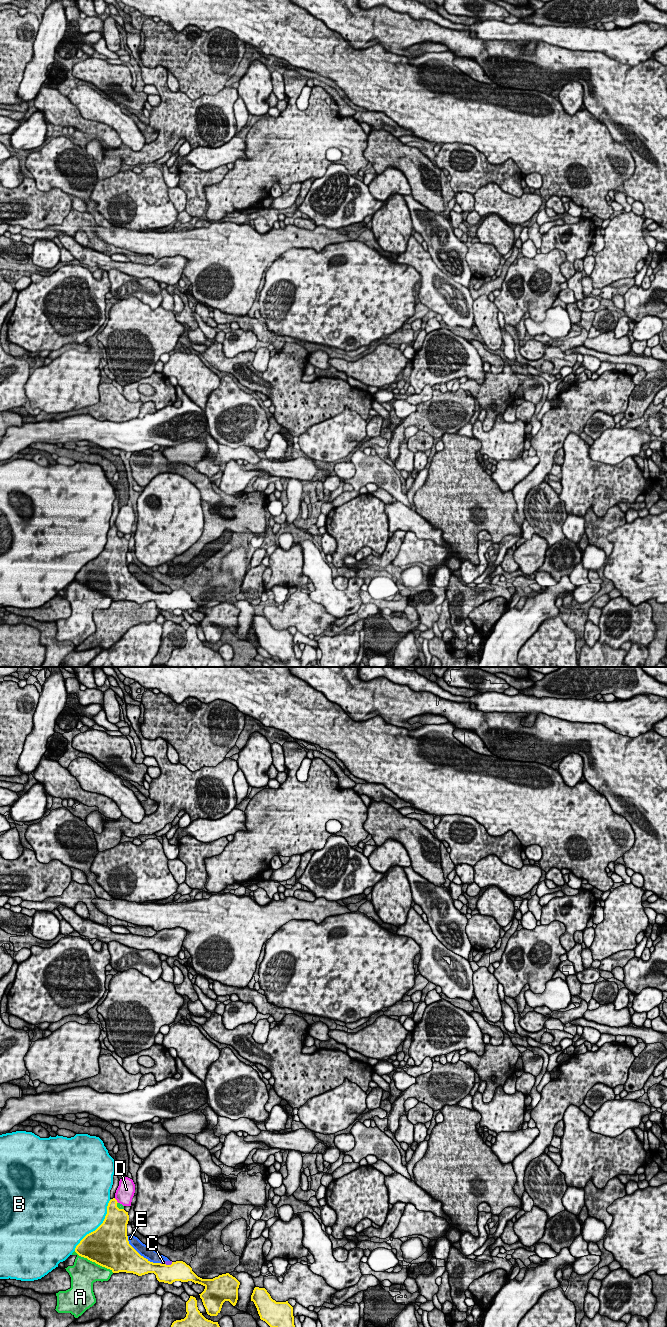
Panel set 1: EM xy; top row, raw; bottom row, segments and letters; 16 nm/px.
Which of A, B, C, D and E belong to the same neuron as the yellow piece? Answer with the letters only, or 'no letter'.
no letter

